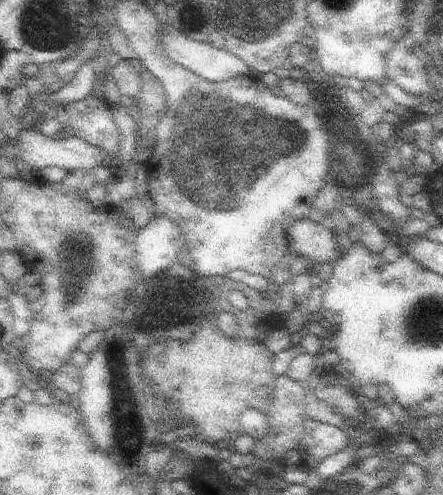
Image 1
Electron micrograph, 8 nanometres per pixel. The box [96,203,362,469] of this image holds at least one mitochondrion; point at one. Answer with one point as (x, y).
(127, 426)

